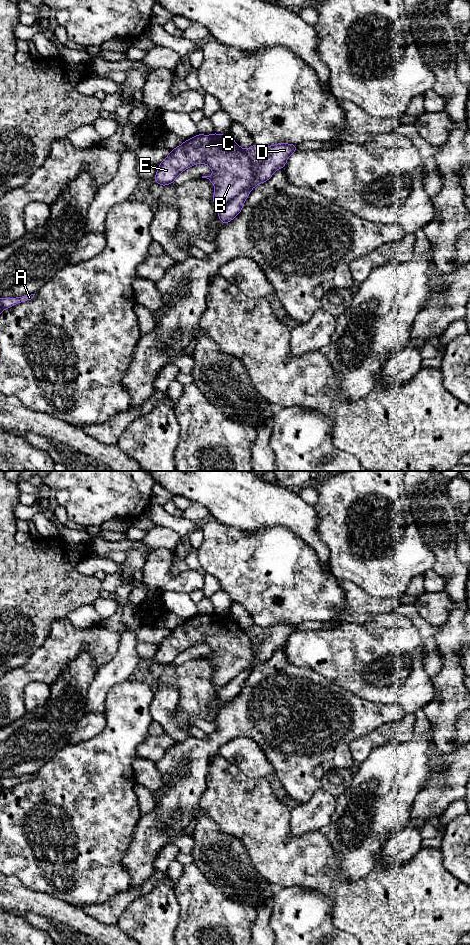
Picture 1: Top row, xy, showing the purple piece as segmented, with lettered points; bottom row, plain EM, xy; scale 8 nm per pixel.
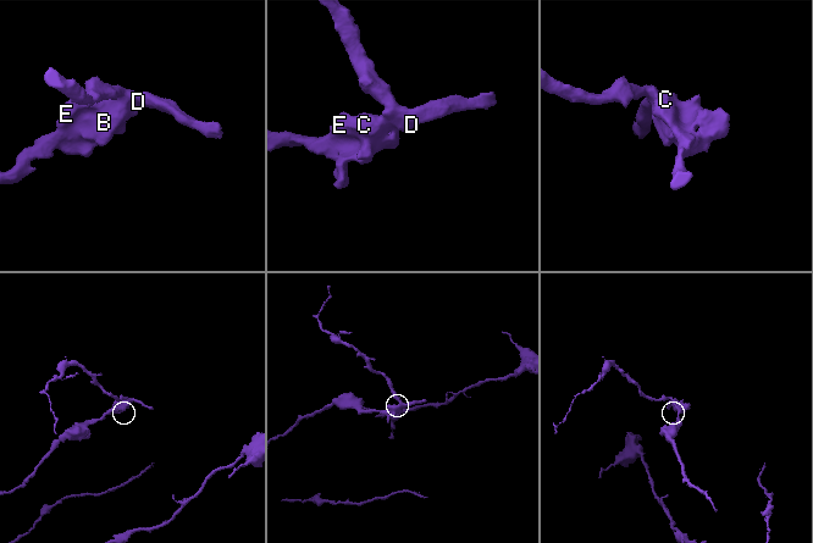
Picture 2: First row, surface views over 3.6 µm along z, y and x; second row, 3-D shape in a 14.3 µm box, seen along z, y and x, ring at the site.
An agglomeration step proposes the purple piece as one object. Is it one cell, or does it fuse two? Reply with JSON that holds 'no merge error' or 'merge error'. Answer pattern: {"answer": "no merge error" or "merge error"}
{"answer": "merge error"}

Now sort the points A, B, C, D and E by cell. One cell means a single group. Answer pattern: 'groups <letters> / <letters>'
groups A B C E / D

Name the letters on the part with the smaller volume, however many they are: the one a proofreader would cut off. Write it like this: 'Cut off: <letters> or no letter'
Cut off: D

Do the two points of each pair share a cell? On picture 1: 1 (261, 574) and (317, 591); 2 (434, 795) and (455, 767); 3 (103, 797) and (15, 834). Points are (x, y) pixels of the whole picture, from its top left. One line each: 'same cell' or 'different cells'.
1: same cell
2: same cell
3: same cell

